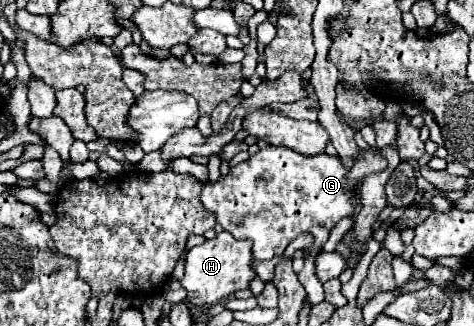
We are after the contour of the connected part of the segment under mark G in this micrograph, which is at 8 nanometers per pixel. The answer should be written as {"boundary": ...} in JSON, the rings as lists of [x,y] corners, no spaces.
{"boundary":[[[269,145],[267,149],[257,151],[255,155],[251,155],[247,161],[235,165],[229,169],[227,175],[221,175],[215,183],[207,181],[203,185],[203,193],[201,193],[201,201],[207,209],[211,209],[217,217],[217,223],[229,231],[235,239],[251,239],[253,241],[253,255],[255,259],[273,259],[275,255],[281,255],[285,251],[285,247],[299,235],[299,233],[313,233],[315,243],[305,249],[305,253],[311,255],[311,259],[305,259],[305,267],[299,273],[299,281],[307,291],[309,301],[315,305],[319,301],[325,299],[323,293],[323,285],[319,283],[319,279],[315,279],[315,271],[313,271],[313,259],[315,255],[321,251],[321,247],[327,241],[327,235],[331,231],[331,227],[341,221],[344,217],[348,217],[355,211],[355,205],[351,203],[353,193],[357,197],[357,189],[361,185],[361,181],[369,175],[369,173],[381,173],[387,169],[387,159],[381,155],[379,149],[359,149],[359,153],[355,155],[355,161],[351,167],[347,167],[343,163],[343,159],[339,155],[327,155],[327,153],[319,153],[319,155],[299,155],[297,151],[289,149],[289,147],[275,147]]]}

